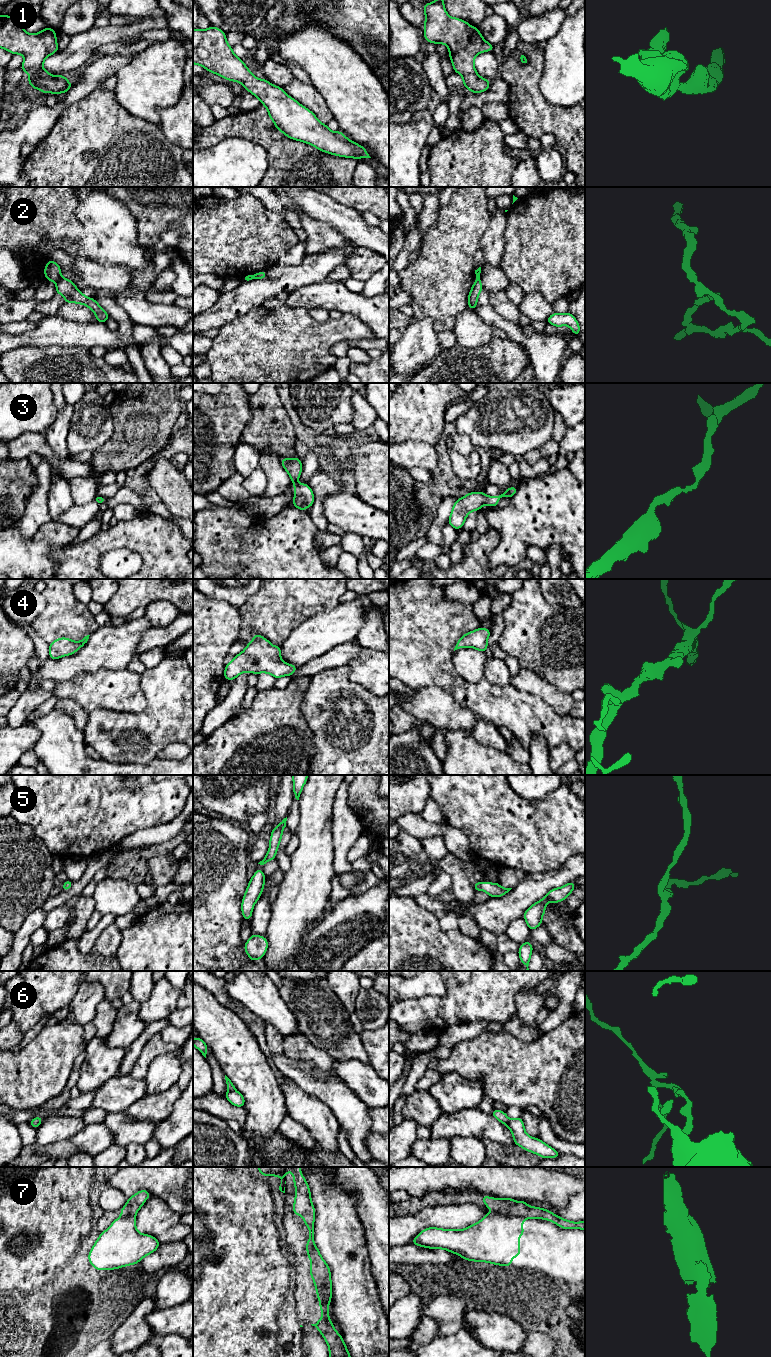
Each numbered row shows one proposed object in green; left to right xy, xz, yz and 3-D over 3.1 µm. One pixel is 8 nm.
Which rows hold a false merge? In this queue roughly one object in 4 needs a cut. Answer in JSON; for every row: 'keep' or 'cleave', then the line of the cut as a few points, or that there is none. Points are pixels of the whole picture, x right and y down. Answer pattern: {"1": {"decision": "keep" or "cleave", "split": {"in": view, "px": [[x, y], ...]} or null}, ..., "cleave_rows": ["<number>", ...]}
{"1": {"decision": "keep", "split": null}, "2": {"decision": "cleave", "split": {"in": "xy", "px": [[61, 278], [55, 282]]}}, "3": {"decision": "keep", "split": null}, "4": {"decision": "keep", "split": null}, "5": {"decision": "keep", "split": null}, "6": {"decision": "cleave", "split": {"in": "xz", "px": [[234, 1089], [228, 1091]]}}, "7": {"decision": "cleave", "split": {"in": "yz", "px": [[494, 1212], [509, 1216], [522, 1216], [524, 1218]]}}, "cleave_rows": ["2", "6", "7"]}

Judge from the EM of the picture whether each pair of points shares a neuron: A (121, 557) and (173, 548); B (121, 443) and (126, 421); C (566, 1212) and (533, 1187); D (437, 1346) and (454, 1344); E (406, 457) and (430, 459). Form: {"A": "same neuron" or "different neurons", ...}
{"A": "different neurons", "B": "same neuron", "C": "different neurons", "D": "same neuron", "E": "same neuron"}

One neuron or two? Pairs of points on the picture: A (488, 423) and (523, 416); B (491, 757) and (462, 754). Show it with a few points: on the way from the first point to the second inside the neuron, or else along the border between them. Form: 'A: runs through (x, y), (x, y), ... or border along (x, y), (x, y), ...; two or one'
A: runs through (497, 422), (514, 421); one
B: runs through (484, 757), (469, 757); one

